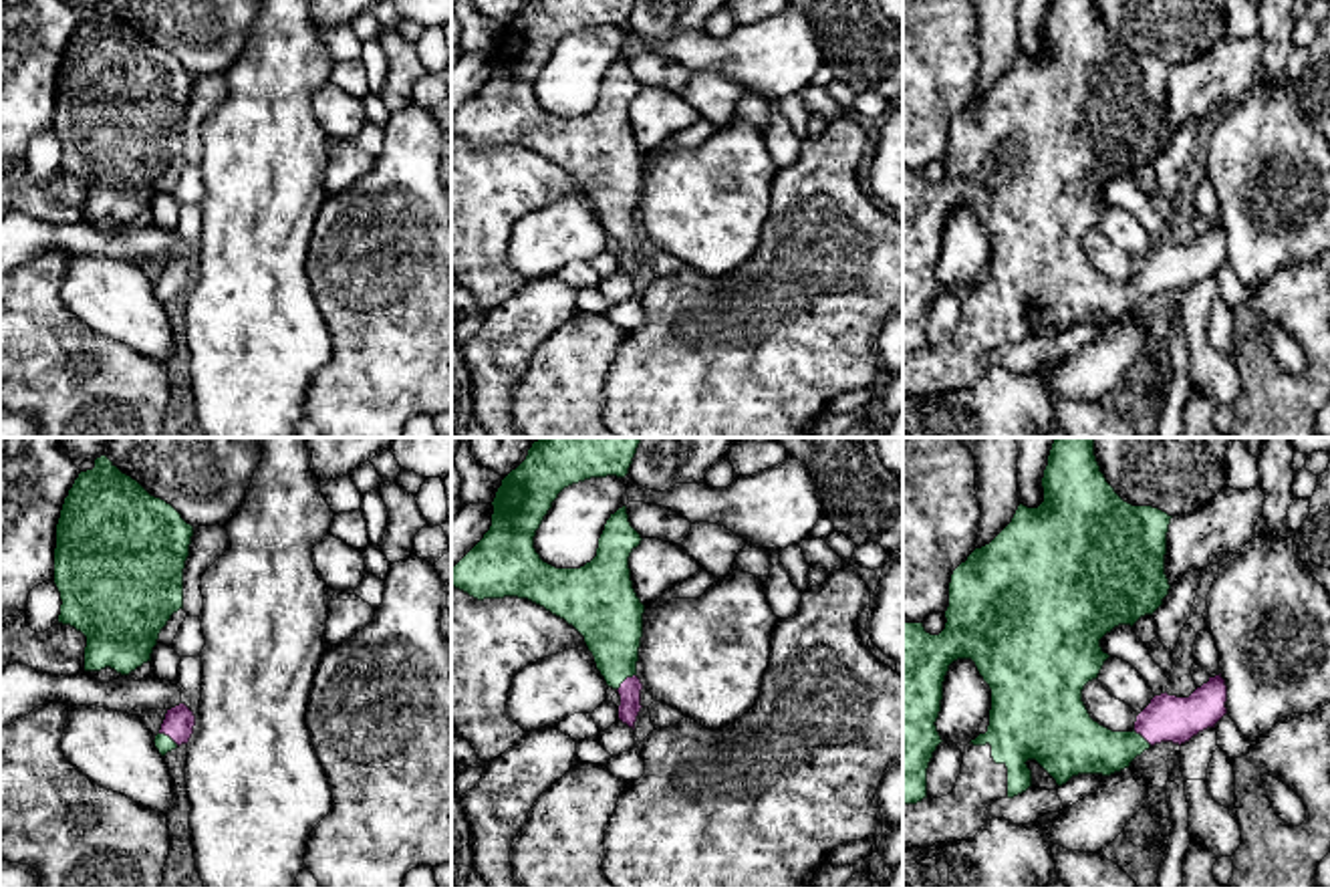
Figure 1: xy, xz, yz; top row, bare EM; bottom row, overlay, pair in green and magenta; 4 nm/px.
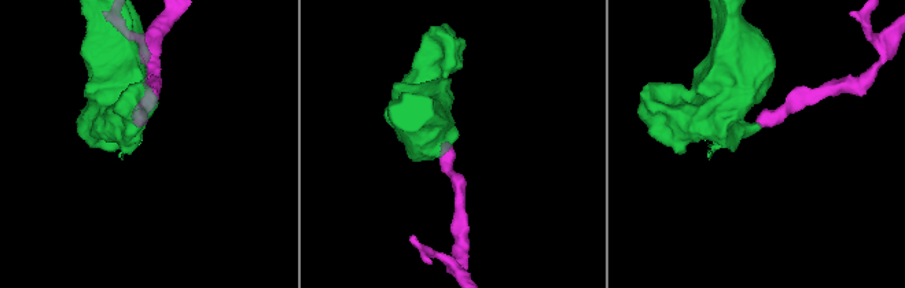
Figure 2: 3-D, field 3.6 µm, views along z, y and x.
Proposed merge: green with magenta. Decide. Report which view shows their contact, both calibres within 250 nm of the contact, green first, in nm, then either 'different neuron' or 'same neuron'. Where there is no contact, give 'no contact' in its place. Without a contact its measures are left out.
xz | 260/90 nm | same neuron

